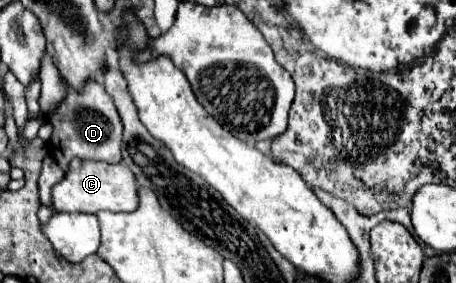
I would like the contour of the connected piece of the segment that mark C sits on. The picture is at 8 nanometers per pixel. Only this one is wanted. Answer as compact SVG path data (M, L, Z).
M74 159L70 163L70 173L52 189L52 203L56 211L66 213L98 213L102 209L106 211L136 211L140 205L140 199L136 199L136 177L128 167L108 165L102 161L82 161Z

